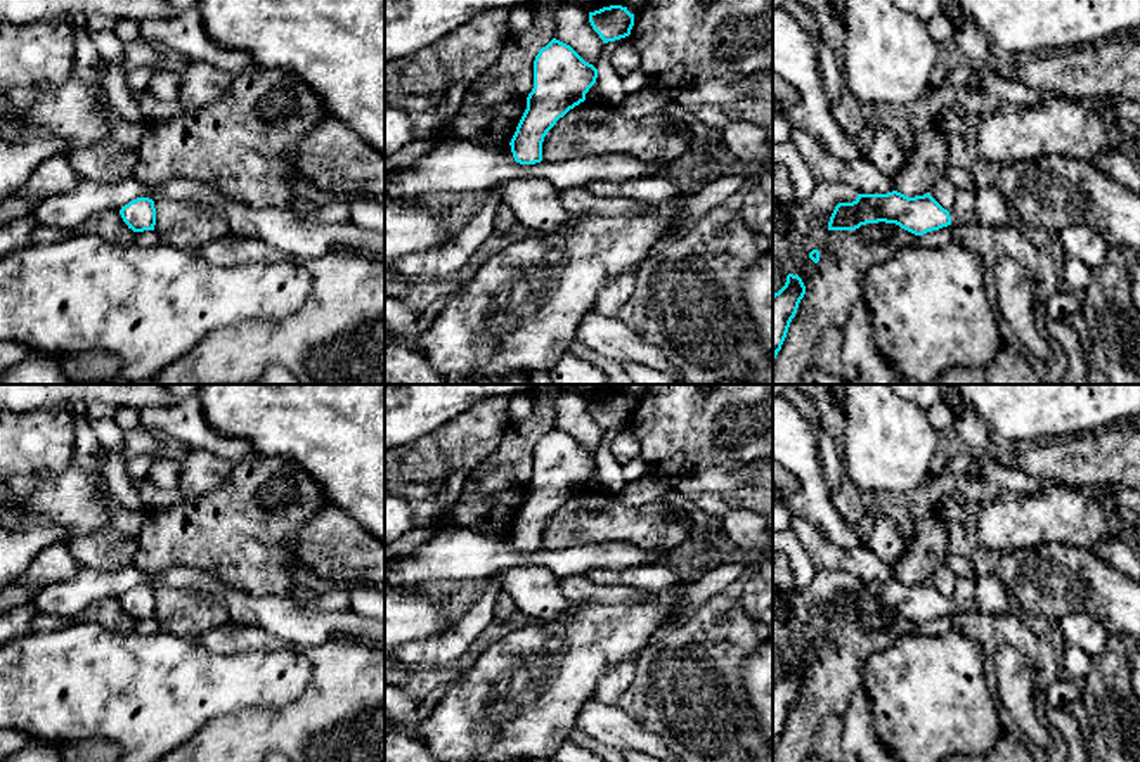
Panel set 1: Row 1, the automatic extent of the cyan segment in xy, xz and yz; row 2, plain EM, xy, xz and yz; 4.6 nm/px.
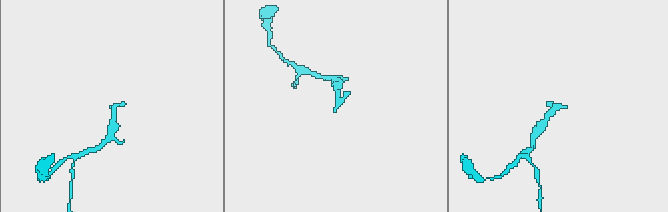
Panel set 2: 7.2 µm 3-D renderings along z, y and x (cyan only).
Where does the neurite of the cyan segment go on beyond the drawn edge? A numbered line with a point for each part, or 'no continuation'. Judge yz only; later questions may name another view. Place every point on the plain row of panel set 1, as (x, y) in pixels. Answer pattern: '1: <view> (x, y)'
1: yz (986, 594)

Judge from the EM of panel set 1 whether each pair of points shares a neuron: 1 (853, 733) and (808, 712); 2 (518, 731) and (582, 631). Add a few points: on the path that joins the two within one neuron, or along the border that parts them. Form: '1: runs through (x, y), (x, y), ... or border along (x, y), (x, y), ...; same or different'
1: border along (860, 684), (841, 716); different
2: runs through (534, 707), (569, 655); same

